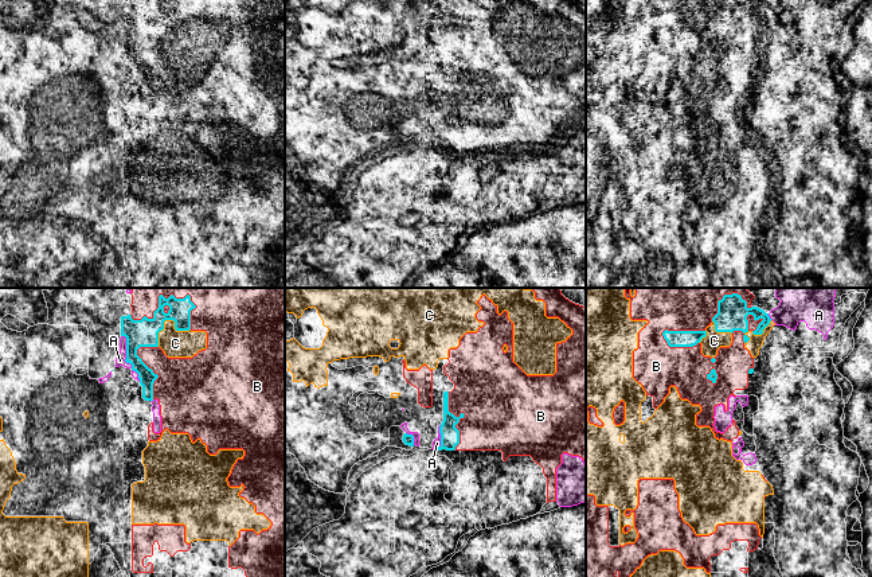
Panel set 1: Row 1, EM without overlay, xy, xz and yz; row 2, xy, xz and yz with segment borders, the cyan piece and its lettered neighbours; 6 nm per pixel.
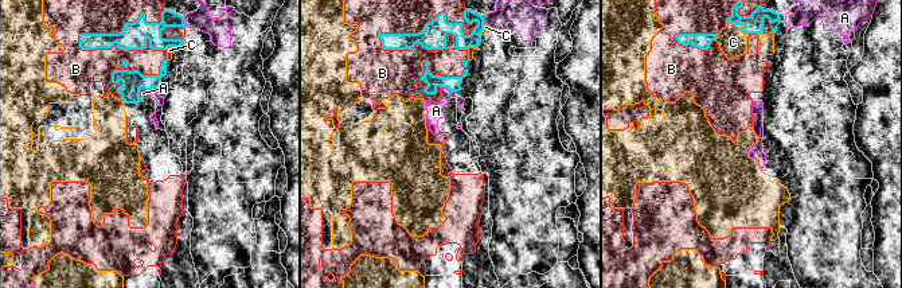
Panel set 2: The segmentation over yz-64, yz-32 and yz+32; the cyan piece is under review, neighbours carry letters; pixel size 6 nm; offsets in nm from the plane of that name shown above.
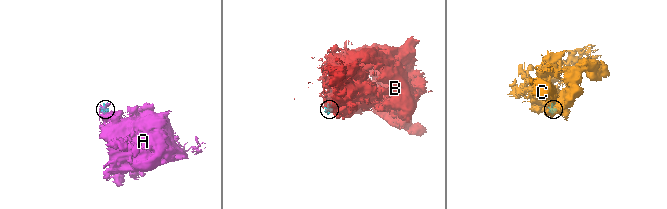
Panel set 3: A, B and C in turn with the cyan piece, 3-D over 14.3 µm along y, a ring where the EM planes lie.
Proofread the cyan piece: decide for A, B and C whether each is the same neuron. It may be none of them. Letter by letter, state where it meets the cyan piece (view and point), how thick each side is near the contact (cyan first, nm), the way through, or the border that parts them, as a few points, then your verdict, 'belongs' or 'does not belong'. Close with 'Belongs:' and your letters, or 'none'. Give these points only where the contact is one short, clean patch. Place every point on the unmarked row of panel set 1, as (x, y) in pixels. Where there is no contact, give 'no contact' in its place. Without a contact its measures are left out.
A: contact xy (126, 57); calibres 170 and 60 nm; belongs
B: contact yz (681, 30); calibres 100 and 280 nm; does not belong
C: contact xy (167, 18); calibres 170 and 160 nm; does not belong
Belongs: A

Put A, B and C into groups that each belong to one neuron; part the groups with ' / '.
A / B C

